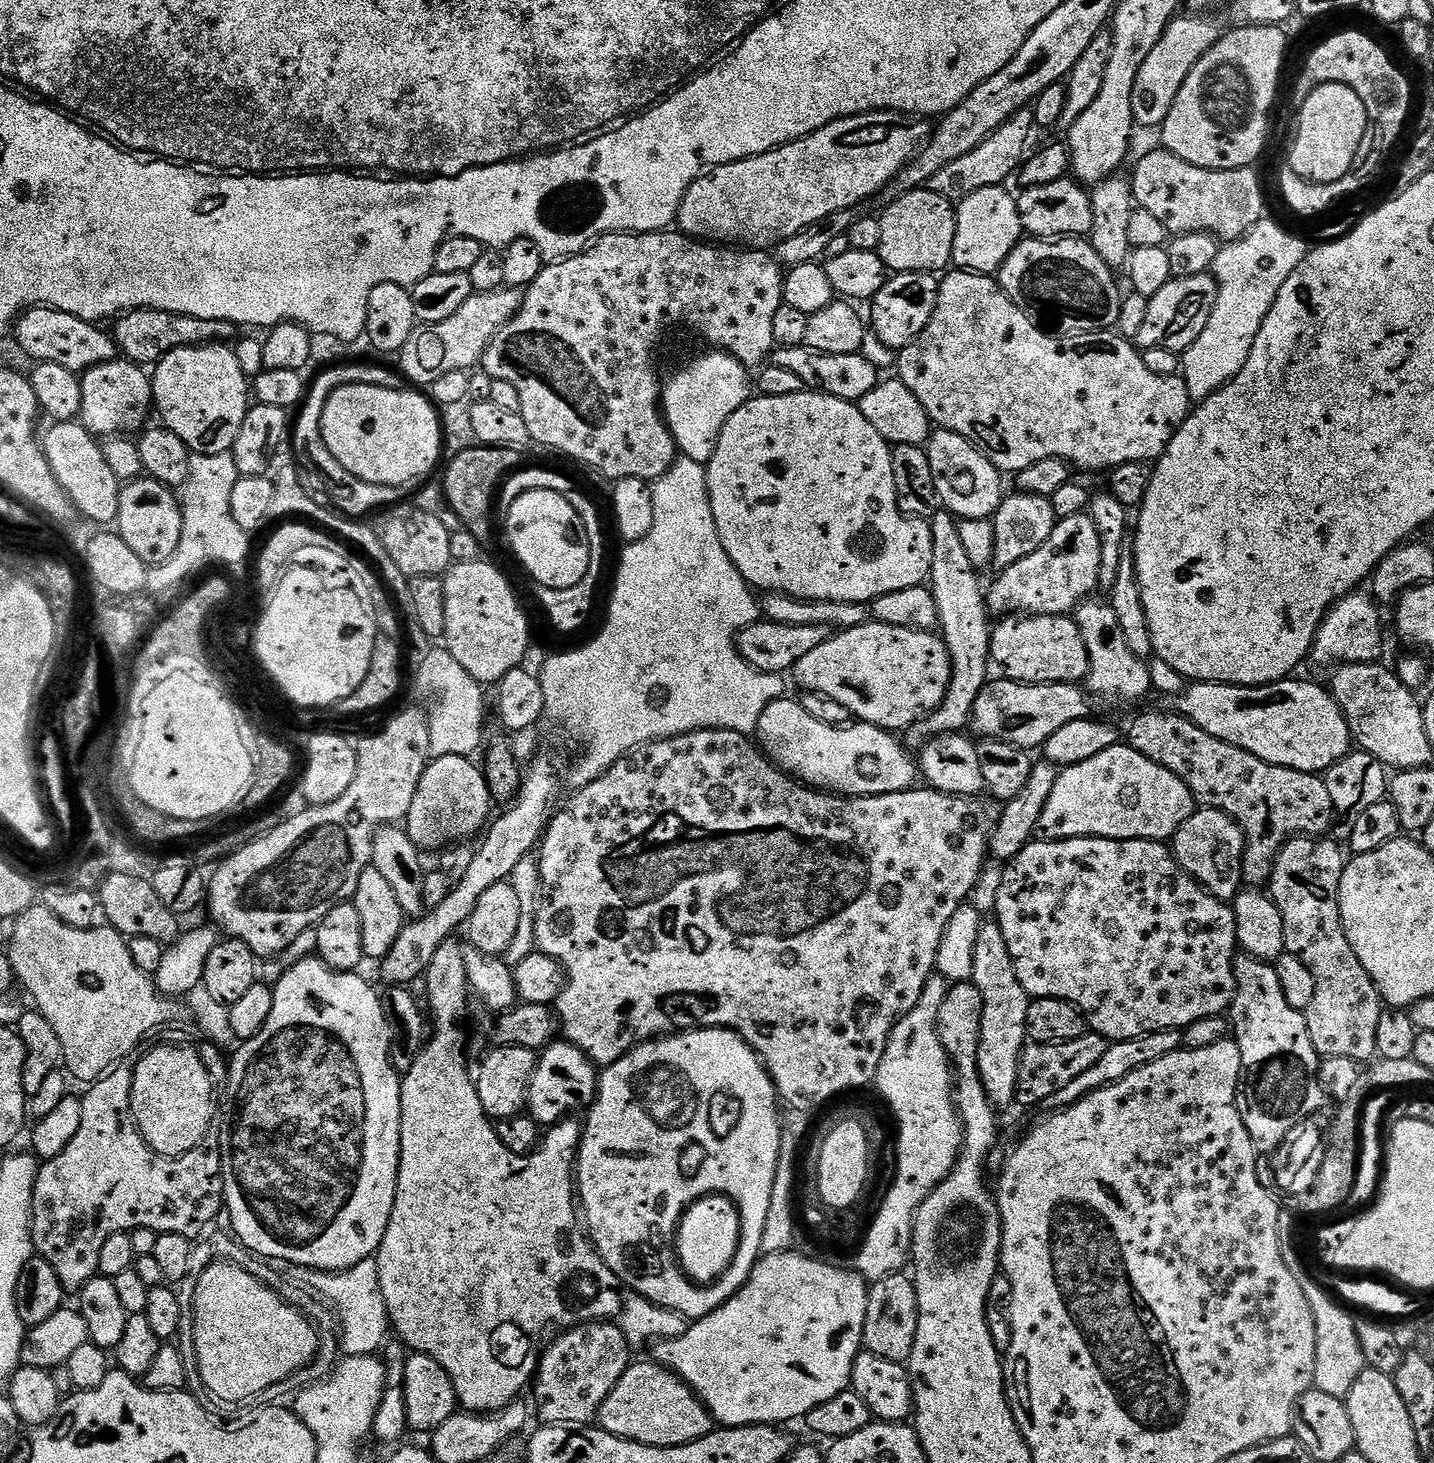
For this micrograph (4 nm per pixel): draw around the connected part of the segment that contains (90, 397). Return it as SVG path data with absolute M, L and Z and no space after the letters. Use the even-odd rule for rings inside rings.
M117 358L88 369L83 373L80 385L82 406L78 420L97 437L111 438L117 434L139 433L148 424L148 411L151 413L154 408L152 381L141 365L133 364L127 358Z

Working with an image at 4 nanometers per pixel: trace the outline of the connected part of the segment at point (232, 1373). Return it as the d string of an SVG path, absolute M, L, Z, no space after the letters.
M217 1262L199 1273L196 1276L196 1297L192 1305L196 1357L204 1392L224 1404L244 1404L247 1400L262 1395L264 1372L272 1372L276 1368L278 1379L290 1379L315 1358L316 1351L320 1348L321 1333L299 1308L287 1304L273 1288L268 1288L258 1282L254 1274L246 1274L246 1270L233 1264Z

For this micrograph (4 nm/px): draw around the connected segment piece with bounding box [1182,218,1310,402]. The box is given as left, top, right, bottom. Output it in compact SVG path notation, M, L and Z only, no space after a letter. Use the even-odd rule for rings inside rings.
M1265 218L1256 224L1240 240L1225 243L1218 258L1212 263L1211 273L1216 277L1218 294L1210 322L1191 341L1182 352L1182 375L1188 387L1189 401L1199 402L1206 399L1211 392L1216 392L1236 376L1250 350L1254 346L1254 337L1262 326L1278 290L1297 266L1304 261L1310 251L1292 232L1287 232L1271 218Z

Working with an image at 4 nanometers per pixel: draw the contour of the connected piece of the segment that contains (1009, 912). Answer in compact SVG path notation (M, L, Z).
M1079 836L1069 840L1045 840L1043 838L1033 839L1031 844L1024 847L1017 856L1007 861L1004 873L1000 876L1000 885L996 888L996 916L995 923L999 924L1002 934L1006 934L1006 946L1010 946L1010 958L1014 962L1014 970L1018 974L1018 982L1022 982L1022 990L1026 990L1029 998L1041 1000L1042 998L1058 998L1059 1000L1068 1000L1071 1004L1076 1004L1083 1010L1088 1018L1088 1026L1091 1031L1096 1032L1099 1036L1105 1036L1109 1042L1117 1040L1129 1040L1138 1038L1147 1032L1157 1032L1167 1028L1188 1028L1192 1023L1198 1022L1199 1019L1210 1018L1211 1016L1223 1017L1232 1007L1232 999L1236 997L1236 957L1238 955L1238 945L1236 942L1236 914L1235 911L1225 901L1212 896L1204 888L1203 884L1189 874L1181 864L1176 861L1172 854L1171 847L1167 843L1159 840L1111 840L1110 838L1098 838L1097 836Z

